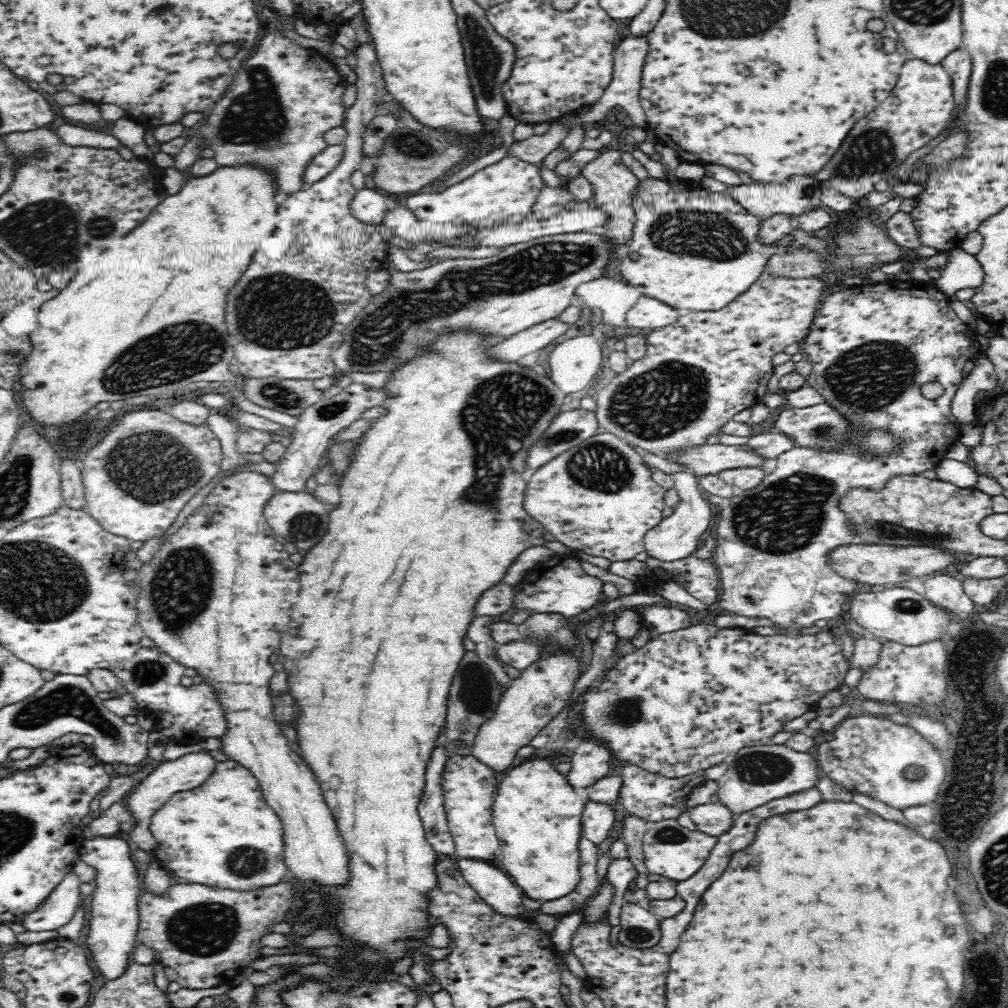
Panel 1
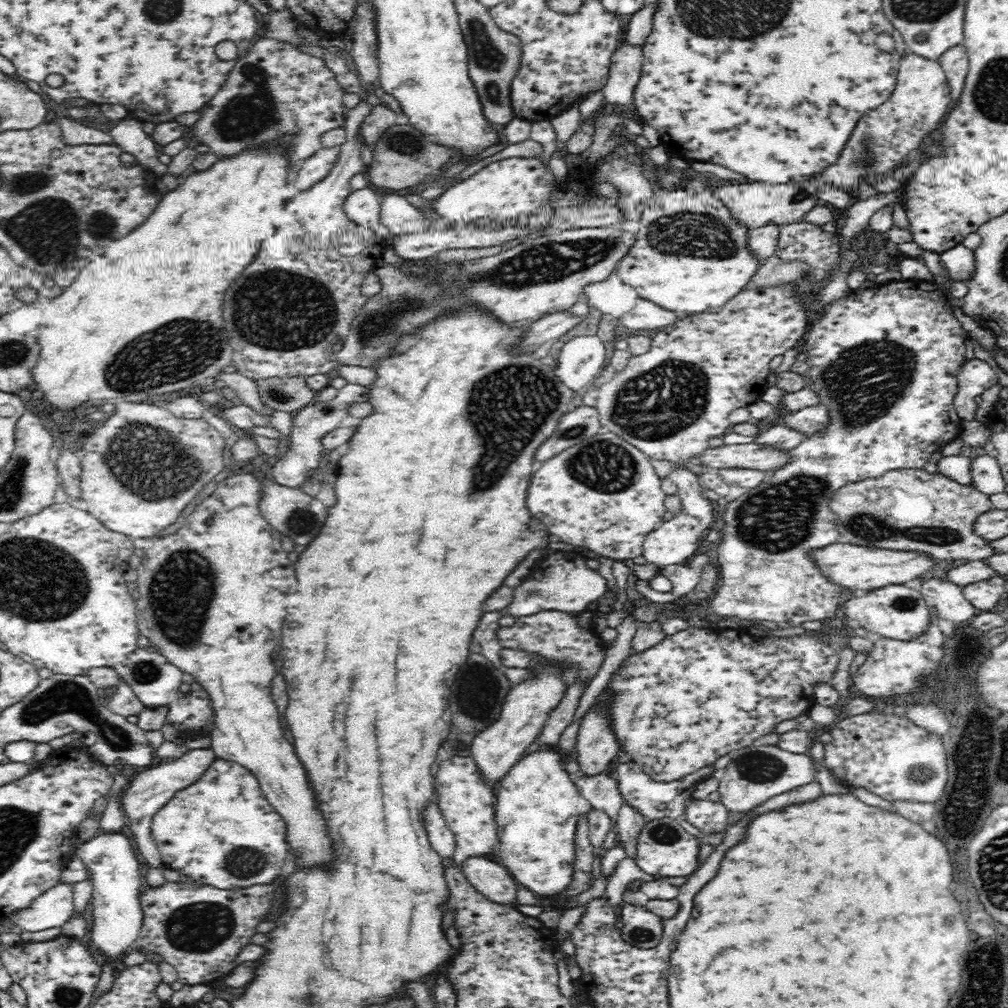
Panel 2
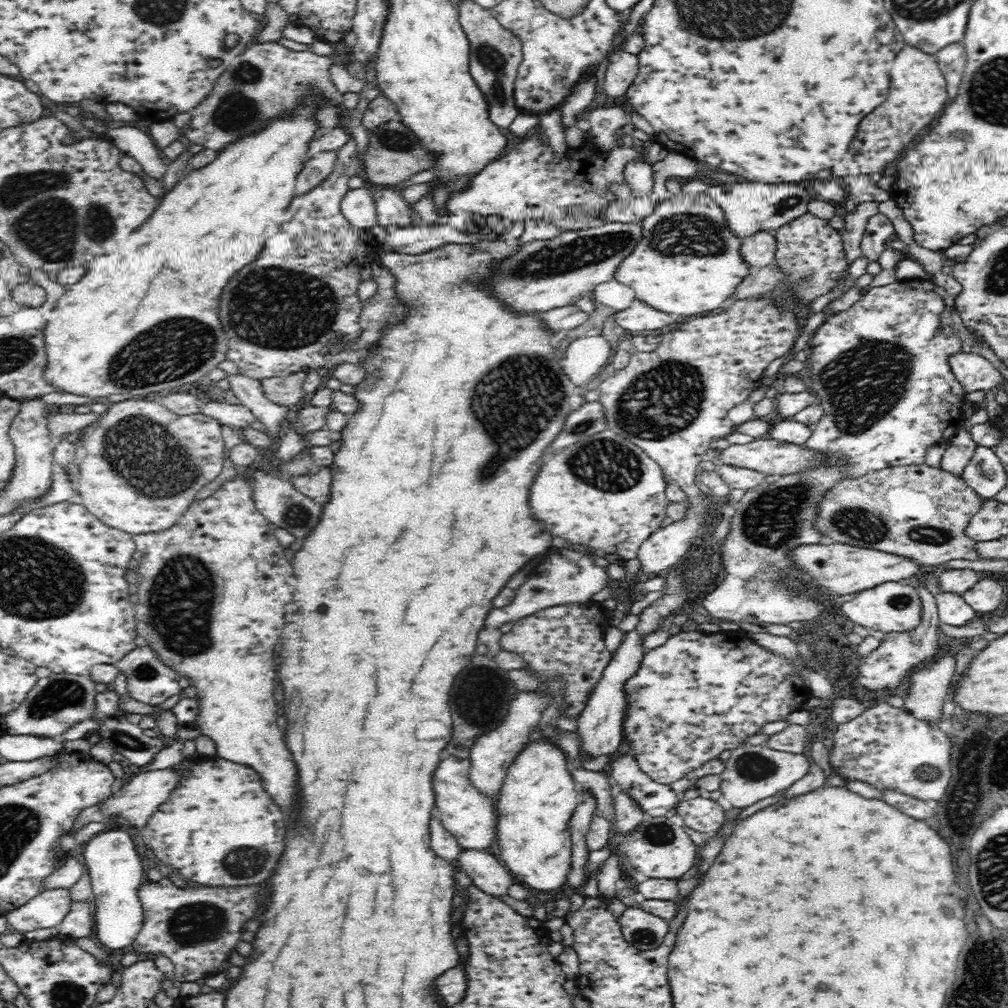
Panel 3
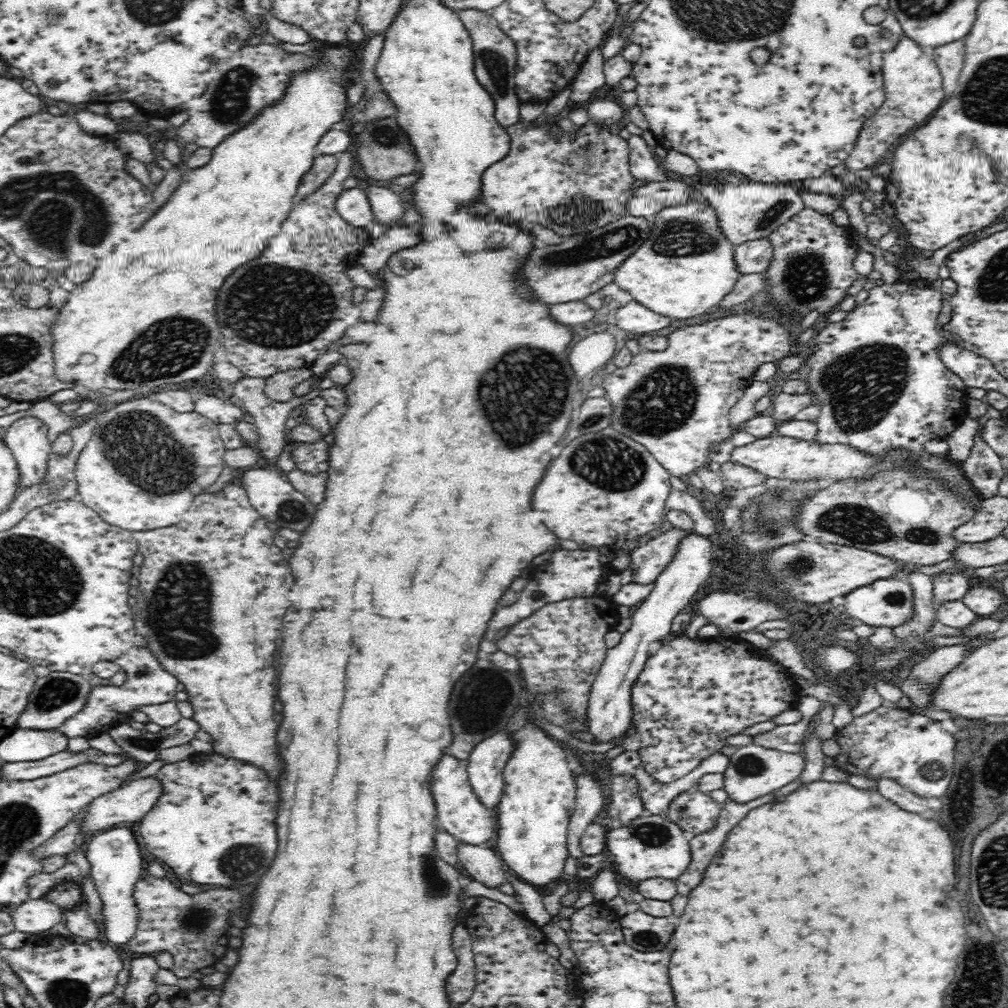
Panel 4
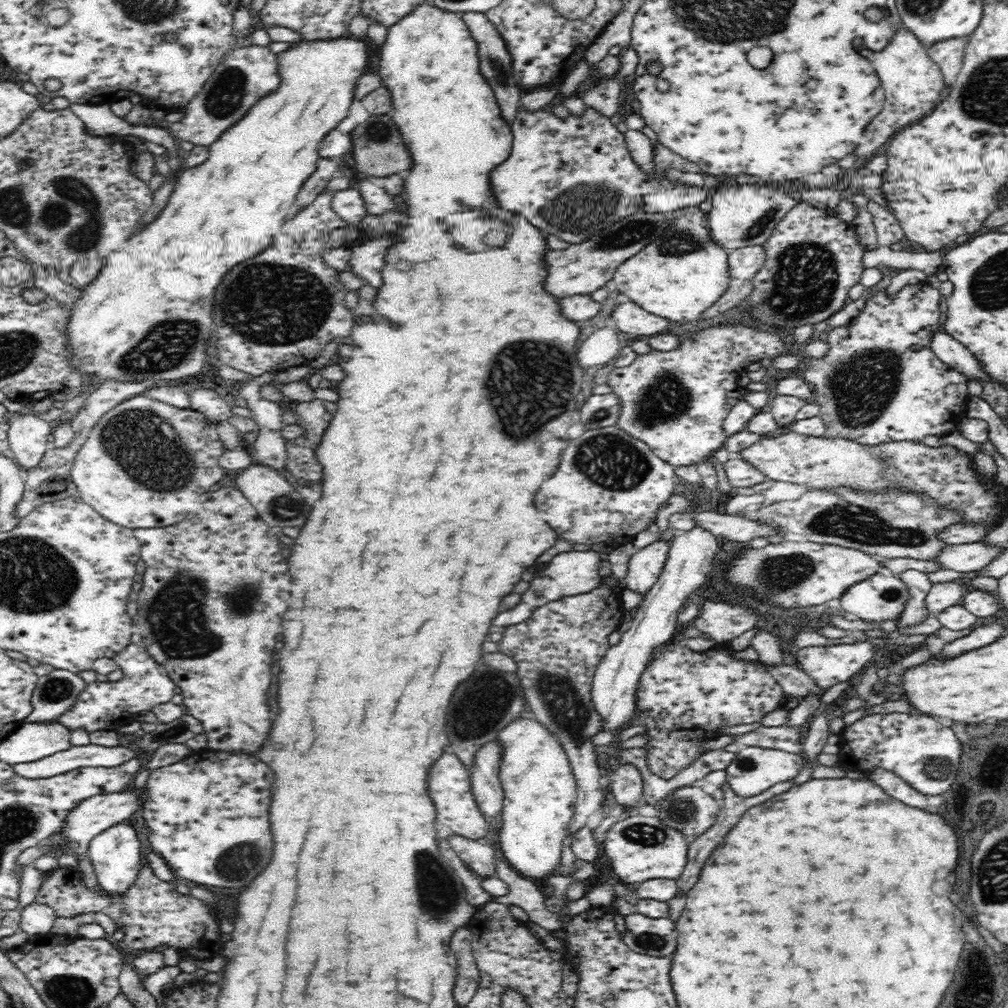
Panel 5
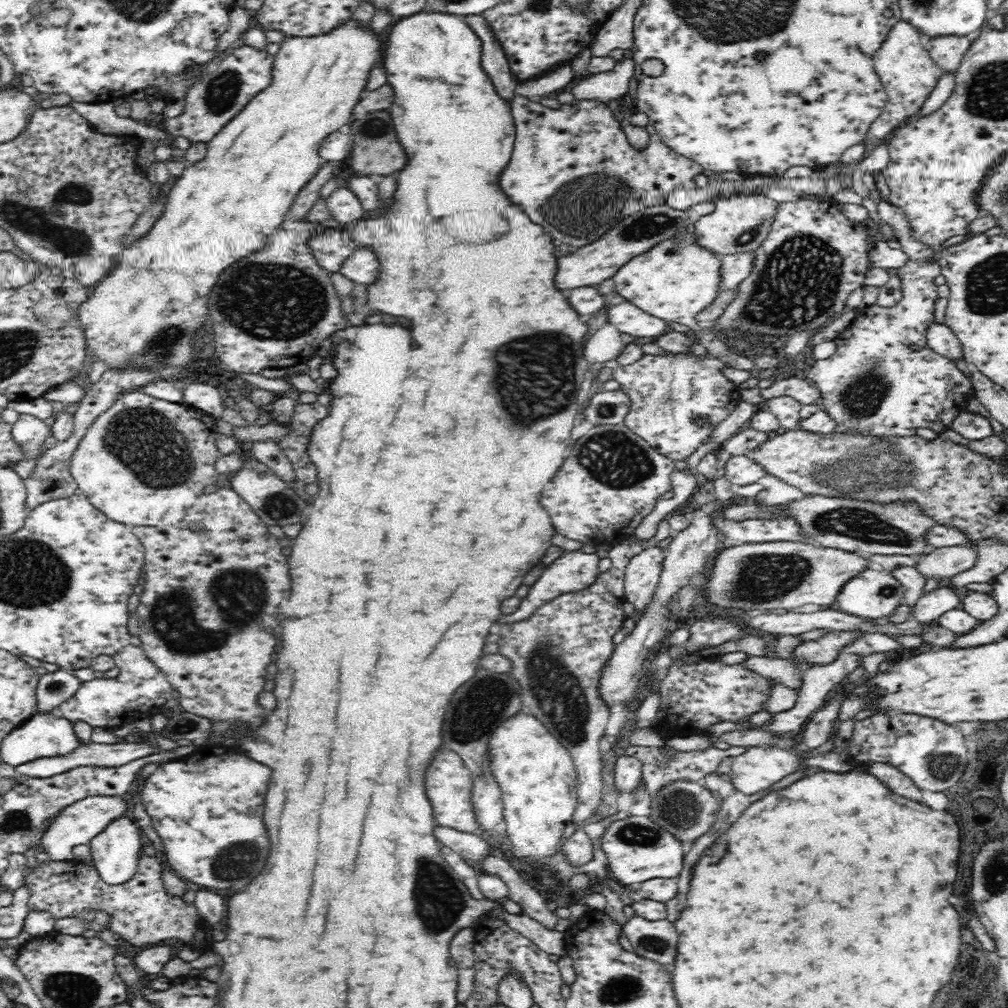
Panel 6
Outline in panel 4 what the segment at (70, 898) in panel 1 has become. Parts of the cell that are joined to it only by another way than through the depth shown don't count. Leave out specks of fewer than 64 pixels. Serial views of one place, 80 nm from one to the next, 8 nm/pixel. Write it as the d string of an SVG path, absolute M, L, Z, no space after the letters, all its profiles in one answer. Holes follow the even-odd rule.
M28 899L22 905L18 905L12 913L12 919L20 932L25 932L29 936L43 934L58 921L63 920L63 910L50 902L45 902L44 899Z

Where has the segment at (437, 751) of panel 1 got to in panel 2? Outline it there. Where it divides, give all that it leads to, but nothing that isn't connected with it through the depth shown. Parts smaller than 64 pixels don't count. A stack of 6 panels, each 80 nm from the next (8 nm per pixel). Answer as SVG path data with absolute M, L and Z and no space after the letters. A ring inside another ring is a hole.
M435 798L428 803L423 817L431 848L442 858L453 858L456 852L455 834L446 825Z

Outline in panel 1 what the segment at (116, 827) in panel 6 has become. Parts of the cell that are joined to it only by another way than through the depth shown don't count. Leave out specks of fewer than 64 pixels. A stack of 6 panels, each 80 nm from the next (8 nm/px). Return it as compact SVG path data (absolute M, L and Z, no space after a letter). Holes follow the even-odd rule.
M98 836L84 839L79 849L79 860L96 872L96 888L91 904L92 920L86 942L100 972L107 979L115 980L128 968L133 951L138 945L140 875L128 842L120 837Z

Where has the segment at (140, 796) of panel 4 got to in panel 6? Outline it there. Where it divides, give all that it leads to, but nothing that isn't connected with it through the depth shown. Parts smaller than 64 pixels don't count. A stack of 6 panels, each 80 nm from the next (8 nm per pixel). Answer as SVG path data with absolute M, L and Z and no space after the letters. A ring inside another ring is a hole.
M91 796L84 800L78 800L78 802L62 808L60 814L54 818L53 822L50 822L50 826L40 836L41 840L36 848L50 855L51 860L73 860L72 850L75 846L88 845L97 834L106 828L109 822L126 814L126 810L128 810L128 806L122 796L119 798L116 796Z

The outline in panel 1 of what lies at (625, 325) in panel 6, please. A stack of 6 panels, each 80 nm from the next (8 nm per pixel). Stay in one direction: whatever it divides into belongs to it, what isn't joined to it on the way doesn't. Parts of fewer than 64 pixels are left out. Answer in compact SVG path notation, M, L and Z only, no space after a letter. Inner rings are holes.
M641 294L638 302L625 314L625 325L656 330L677 321L679 316L678 309Z

